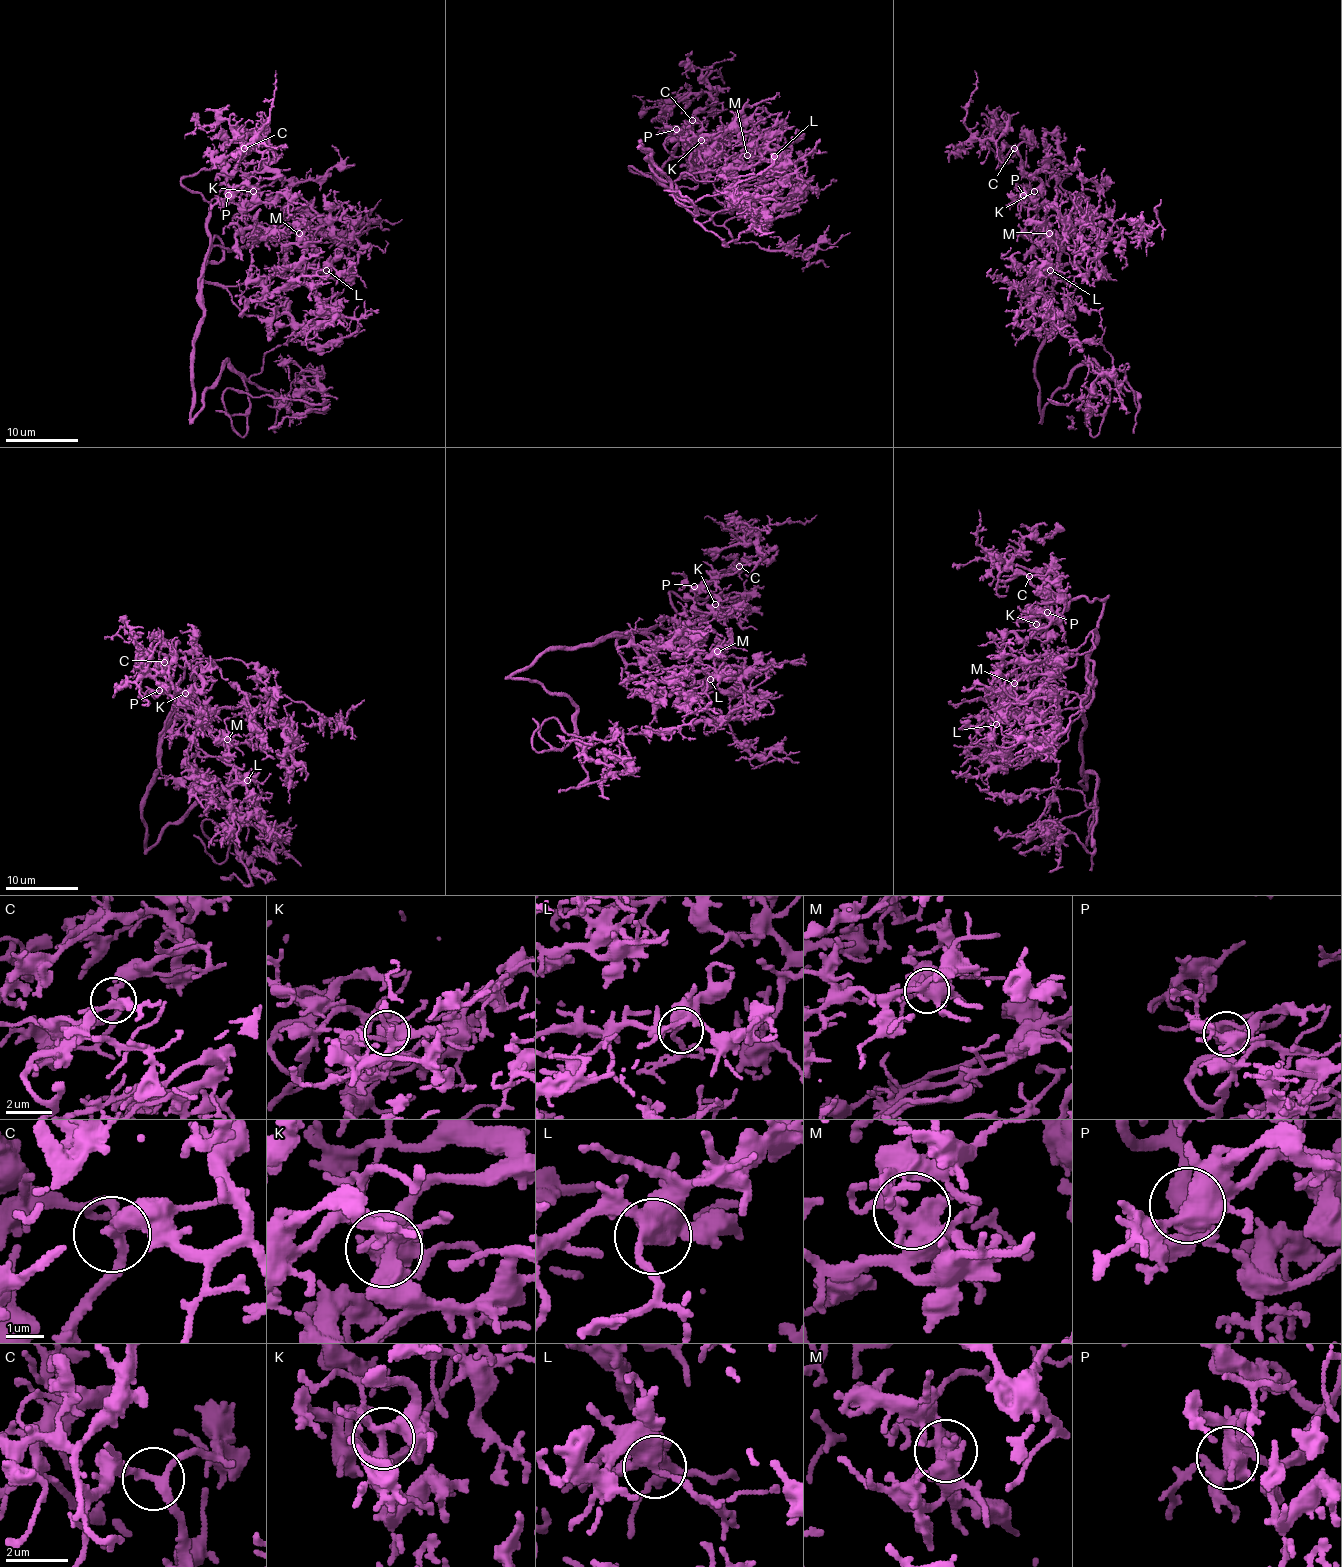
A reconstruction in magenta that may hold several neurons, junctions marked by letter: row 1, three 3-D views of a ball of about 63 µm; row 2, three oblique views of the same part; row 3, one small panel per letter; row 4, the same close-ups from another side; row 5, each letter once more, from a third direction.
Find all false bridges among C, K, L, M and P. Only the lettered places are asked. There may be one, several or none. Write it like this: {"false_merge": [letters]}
{"false_merge": []}

